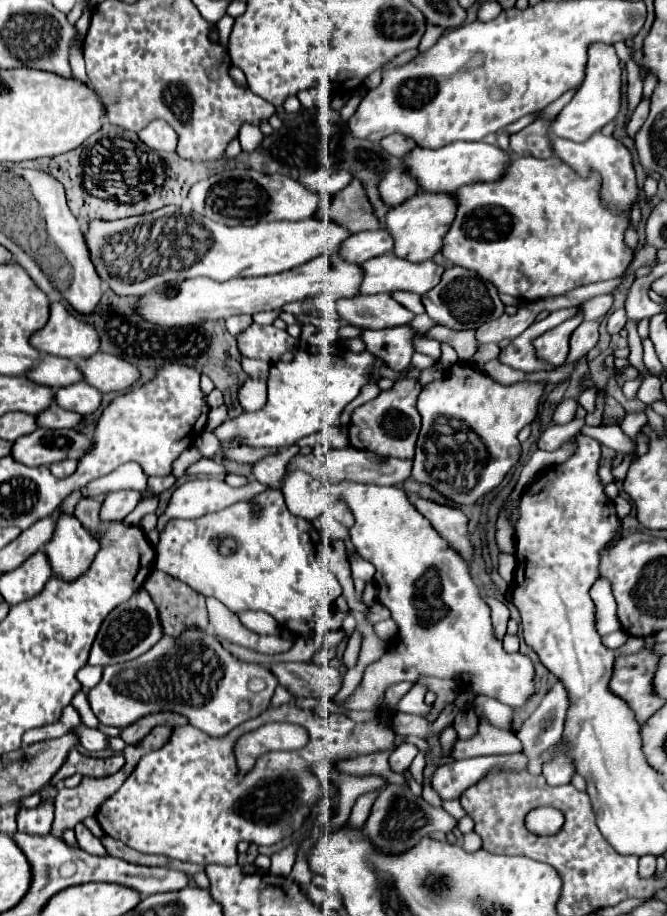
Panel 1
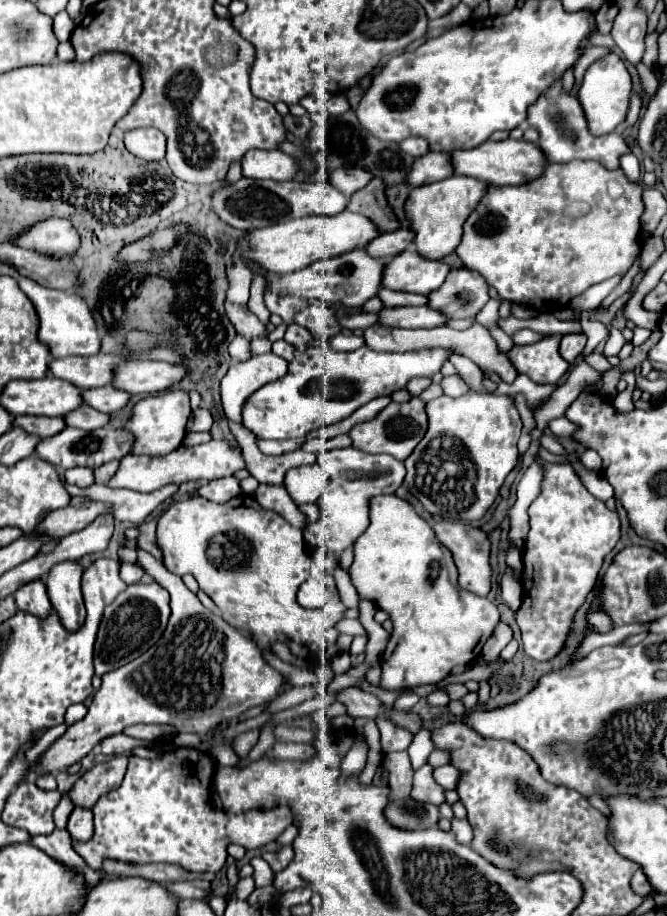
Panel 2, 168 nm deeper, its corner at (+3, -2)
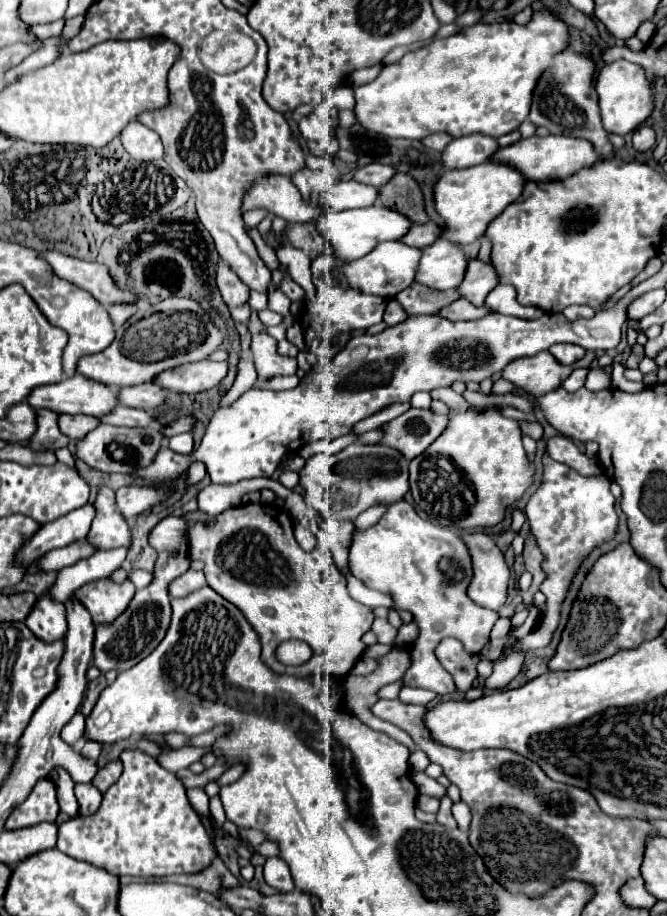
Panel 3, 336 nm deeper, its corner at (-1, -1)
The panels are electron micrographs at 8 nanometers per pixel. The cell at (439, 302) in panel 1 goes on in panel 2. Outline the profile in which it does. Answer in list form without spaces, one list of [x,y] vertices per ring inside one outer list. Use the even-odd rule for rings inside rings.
[[[468,267],[452,269],[440,289],[428,295],[428,307],[444,311],[450,319],[474,317],[490,299],[486,279]]]

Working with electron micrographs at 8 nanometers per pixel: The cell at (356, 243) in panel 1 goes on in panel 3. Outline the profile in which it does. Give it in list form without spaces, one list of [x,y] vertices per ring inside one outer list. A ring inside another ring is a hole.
[[[428,222],[428,224],[416,224],[416,226],[412,226],[408,230],[408,234],[400,242],[408,244],[408,246],[414,246],[414,248],[426,248],[438,236],[440,236],[440,226],[434,224],[434,222]]]

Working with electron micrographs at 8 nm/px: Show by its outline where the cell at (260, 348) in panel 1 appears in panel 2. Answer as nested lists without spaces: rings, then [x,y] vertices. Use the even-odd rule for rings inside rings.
[[[226,301],[224,307],[226,307],[226,313],[228,313],[232,325],[236,327],[236,331],[242,333],[246,339],[252,339],[252,337],[258,337],[258,335],[266,335],[266,327],[248,309],[248,305],[236,305],[236,303]]]

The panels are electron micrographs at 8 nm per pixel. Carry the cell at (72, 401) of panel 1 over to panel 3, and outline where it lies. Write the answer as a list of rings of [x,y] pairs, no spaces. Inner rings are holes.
[[[144,382],[138,386],[128,386],[128,388],[118,390],[120,404],[130,406],[130,408],[140,408],[140,410],[158,408],[162,404],[164,396],[166,396],[166,392],[152,382]]]

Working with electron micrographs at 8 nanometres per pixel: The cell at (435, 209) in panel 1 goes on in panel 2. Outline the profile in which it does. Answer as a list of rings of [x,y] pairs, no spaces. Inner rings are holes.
[[[452,175],[448,179],[414,187],[412,197],[406,201],[406,215],[412,223],[412,231],[416,233],[414,247],[420,251],[420,255],[430,259],[442,259],[450,255],[462,241],[462,227],[468,215],[474,211],[474,207],[482,201],[486,195],[484,191],[490,187],[490,183],[484,183],[474,177],[466,175]]]

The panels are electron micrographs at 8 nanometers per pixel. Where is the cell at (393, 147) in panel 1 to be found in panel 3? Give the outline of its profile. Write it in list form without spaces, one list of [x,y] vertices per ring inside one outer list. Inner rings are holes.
[[[430,134],[430,136],[424,138],[422,142],[424,142],[424,146],[428,146],[430,150],[438,150],[438,152],[442,152],[450,140],[452,140],[452,138],[450,138],[448,134]]]

